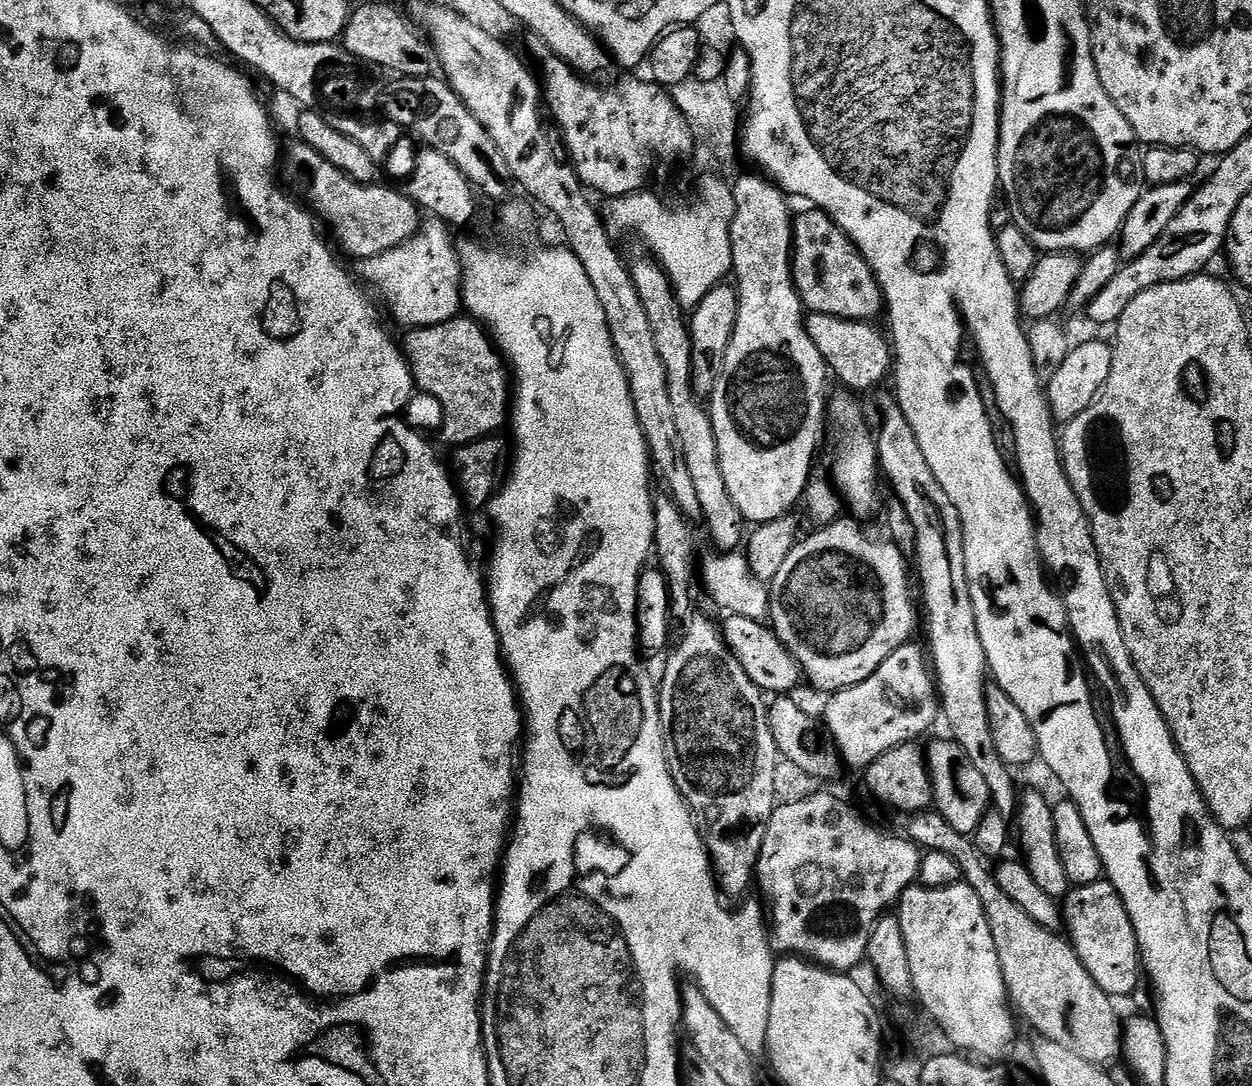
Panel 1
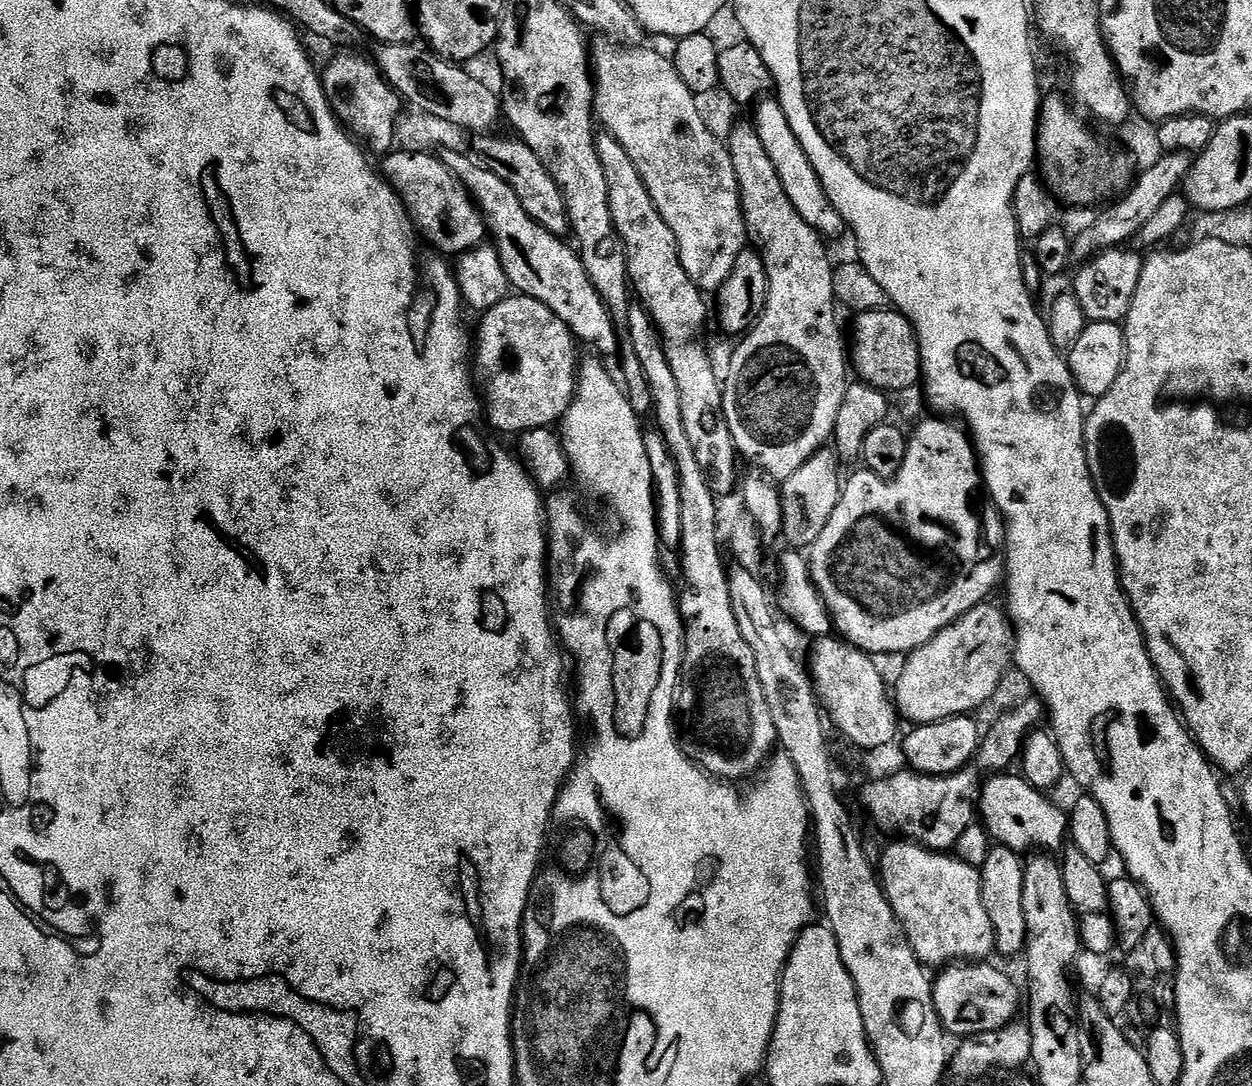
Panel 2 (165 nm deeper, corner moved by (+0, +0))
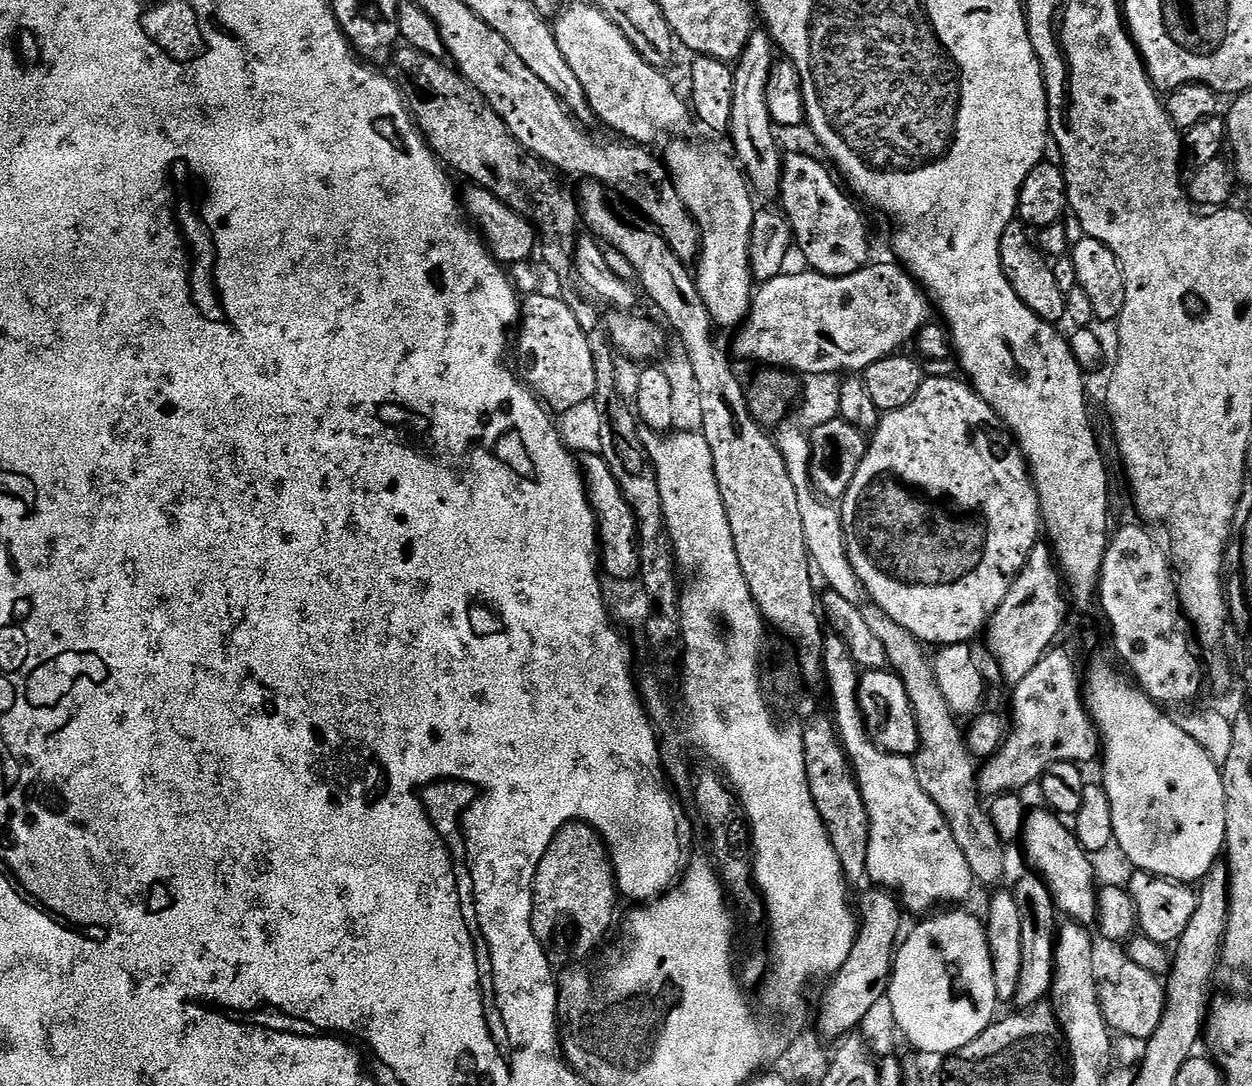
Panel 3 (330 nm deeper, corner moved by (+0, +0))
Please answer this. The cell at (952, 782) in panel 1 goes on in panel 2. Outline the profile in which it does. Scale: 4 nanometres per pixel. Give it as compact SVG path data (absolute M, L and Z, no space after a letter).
M992 774L983 781L978 805L979 823L983 824L999 847L1021 854L1028 854L1033 850L1052 850L1048 848L1063 849L1068 836L1065 809L1055 808L1044 797L1047 795L1041 789L1030 786L1023 775L1008 775L1012 774Z

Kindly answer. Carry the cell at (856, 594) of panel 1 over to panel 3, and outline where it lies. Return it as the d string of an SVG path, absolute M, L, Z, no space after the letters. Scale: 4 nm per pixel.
M929 375L922 382L918 394L914 394L914 402L881 415L880 423L871 433L871 443L867 445L858 472L850 482L849 489L846 490L838 508L844 527L845 549L854 568L854 574L861 582L863 595L884 610L894 622L898 622L928 646L966 644L975 641L975 636L979 632L981 635L987 629L988 622L998 610L998 606L1002 606L1002 598L1006 598L1010 586L1016 580L1016 575L1022 570L1022 566L1026 566L1034 546L1042 536L1040 496L1036 492L1035 482L1032 481L1032 473L1028 471L1028 461L1024 459L1015 436L1001 426L1000 416L975 392L972 385L963 379L960 380L951 380L948 376Z

